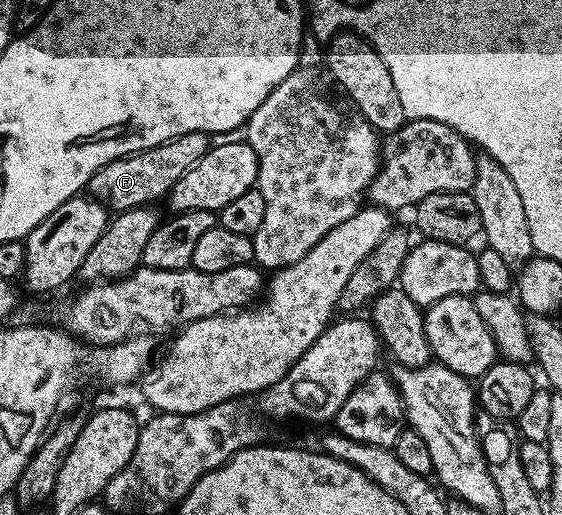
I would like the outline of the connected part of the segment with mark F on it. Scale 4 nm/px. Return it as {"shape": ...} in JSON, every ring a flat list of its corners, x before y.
{"shape":[[190,132,149,150,110,160,110,164,94,172,86,187,87,193,112,212,159,203,159,198,160,201,167,199,174,184,178,184,178,180,182,180,182,176,186,176,186,172,190,172,190,168,194,168,194,164,198,164,202,156,206,156,209,148,209,135]]}

